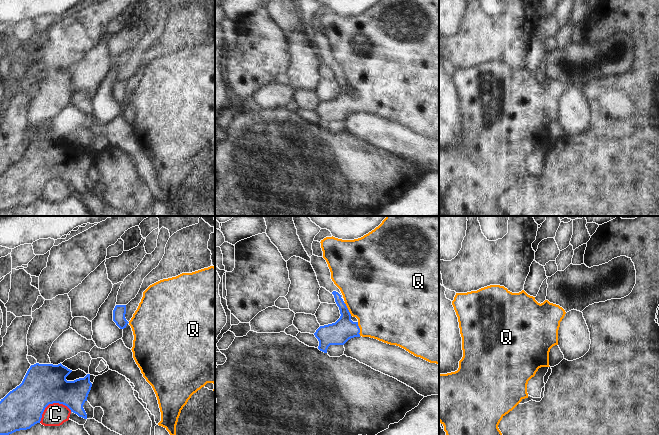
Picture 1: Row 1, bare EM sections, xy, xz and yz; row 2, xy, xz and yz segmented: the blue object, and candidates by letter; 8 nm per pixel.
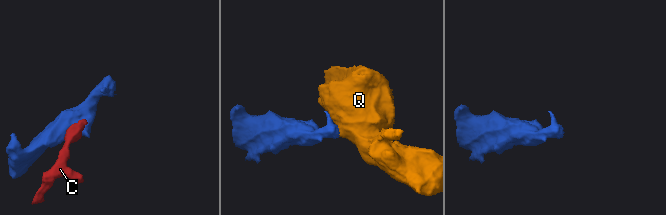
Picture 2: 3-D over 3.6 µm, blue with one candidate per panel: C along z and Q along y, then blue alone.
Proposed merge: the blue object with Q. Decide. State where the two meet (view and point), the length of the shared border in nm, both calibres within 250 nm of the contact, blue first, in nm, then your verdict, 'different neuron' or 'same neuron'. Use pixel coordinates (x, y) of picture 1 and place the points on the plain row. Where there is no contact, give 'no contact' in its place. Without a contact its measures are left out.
contact xz (347, 85); length 130 nm; calibres 190 and 480 nm; same neuron

